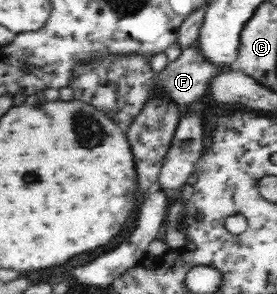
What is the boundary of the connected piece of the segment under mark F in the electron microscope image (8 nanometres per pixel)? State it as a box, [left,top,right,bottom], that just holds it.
[149,42,224,110]

